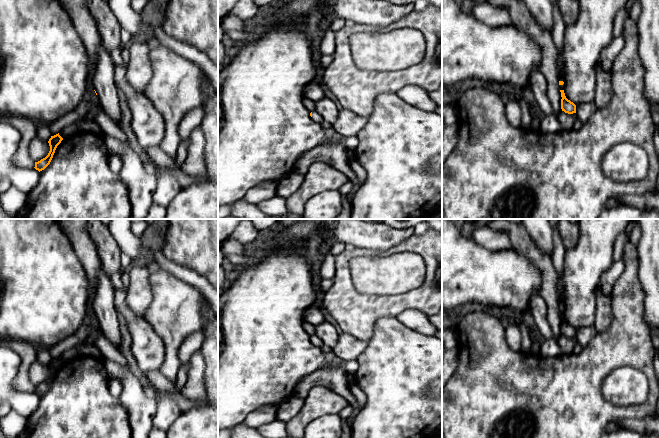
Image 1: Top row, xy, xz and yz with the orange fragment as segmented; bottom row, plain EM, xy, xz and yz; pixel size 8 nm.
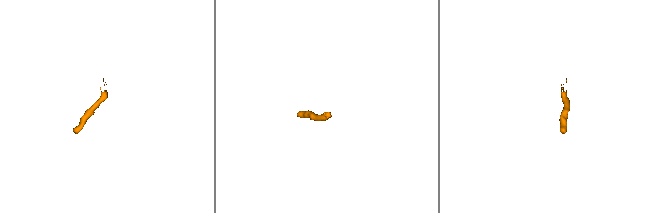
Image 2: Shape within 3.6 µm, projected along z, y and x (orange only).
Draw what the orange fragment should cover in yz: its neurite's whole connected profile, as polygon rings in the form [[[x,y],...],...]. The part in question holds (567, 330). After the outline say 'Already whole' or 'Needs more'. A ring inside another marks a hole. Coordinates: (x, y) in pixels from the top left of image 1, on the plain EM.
[[[559,301],[558,305],[559,305],[560,316],[561,316],[561,321],[562,321],[561,323],[562,335],[568,338],[576,337],[576,329],[566,322],[564,314],[563,314],[566,307],[565,303],[563,301]]]. Needs more

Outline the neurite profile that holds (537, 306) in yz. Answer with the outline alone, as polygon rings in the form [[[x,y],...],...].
[[[534,291],[529,301],[529,311],[532,314],[541,336],[550,339],[553,336],[552,329],[547,320],[547,305],[540,291]]]

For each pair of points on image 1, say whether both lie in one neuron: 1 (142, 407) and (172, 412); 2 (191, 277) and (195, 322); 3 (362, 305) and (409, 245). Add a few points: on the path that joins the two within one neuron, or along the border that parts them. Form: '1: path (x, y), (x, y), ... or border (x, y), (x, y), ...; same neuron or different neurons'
1: border (156, 399), (153, 426); different neurons
2: border (171, 274), (194, 286), (207, 300); different neurons
3: path (390, 305), (413, 300), (430, 283), (431, 265); same neuron

